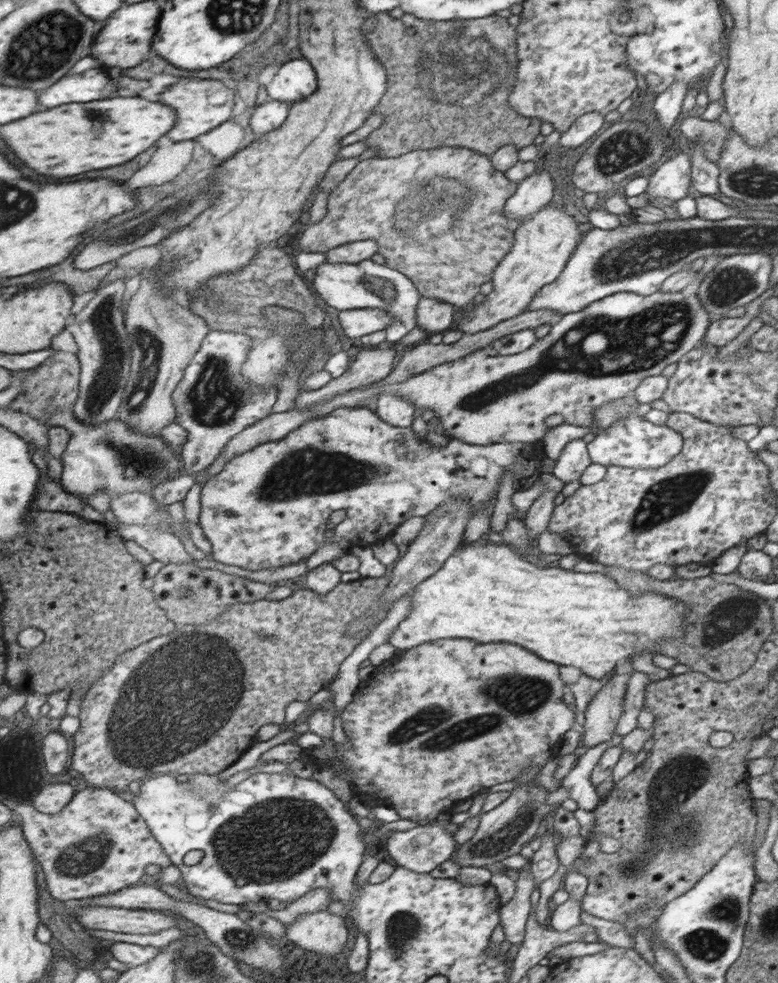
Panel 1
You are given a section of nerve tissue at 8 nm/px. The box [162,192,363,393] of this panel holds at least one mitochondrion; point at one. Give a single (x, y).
(222, 310)

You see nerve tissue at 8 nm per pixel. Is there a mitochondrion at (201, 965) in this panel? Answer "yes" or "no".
yes

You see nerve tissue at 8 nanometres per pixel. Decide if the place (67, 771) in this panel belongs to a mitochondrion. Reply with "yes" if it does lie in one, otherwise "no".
no

